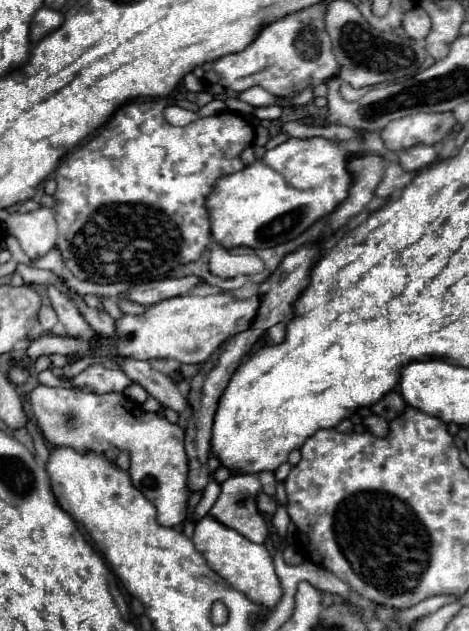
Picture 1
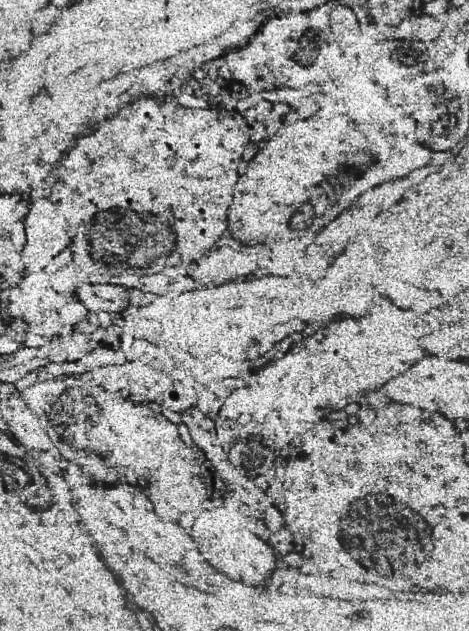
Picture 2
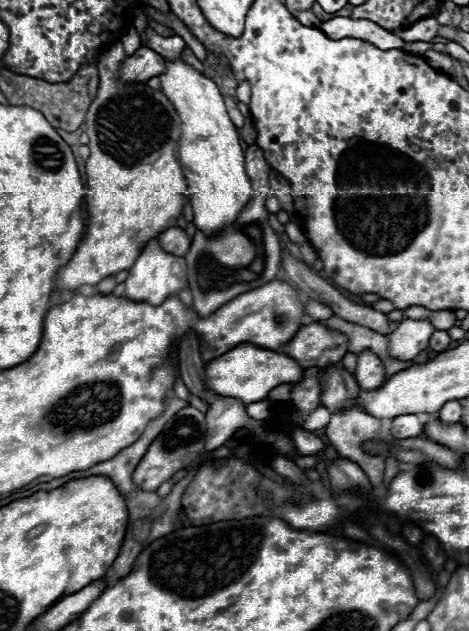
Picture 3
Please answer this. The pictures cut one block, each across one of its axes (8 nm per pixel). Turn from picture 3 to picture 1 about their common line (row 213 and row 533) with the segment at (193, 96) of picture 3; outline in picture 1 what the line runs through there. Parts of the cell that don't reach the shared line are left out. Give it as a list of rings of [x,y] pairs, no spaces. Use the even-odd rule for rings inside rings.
[[[206,514],[202,520],[196,522],[192,542],[196,550],[206,558],[208,566],[218,576],[222,576],[232,588],[244,592],[252,602],[262,604],[270,610],[276,606],[276,602],[282,596],[282,588],[274,572],[272,556],[264,544],[248,542],[248,538],[244,538],[242,534],[236,534],[236,530],[228,530],[228,526],[224,526],[222,522],[216,522],[216,518],[212,518],[210,514]]]

